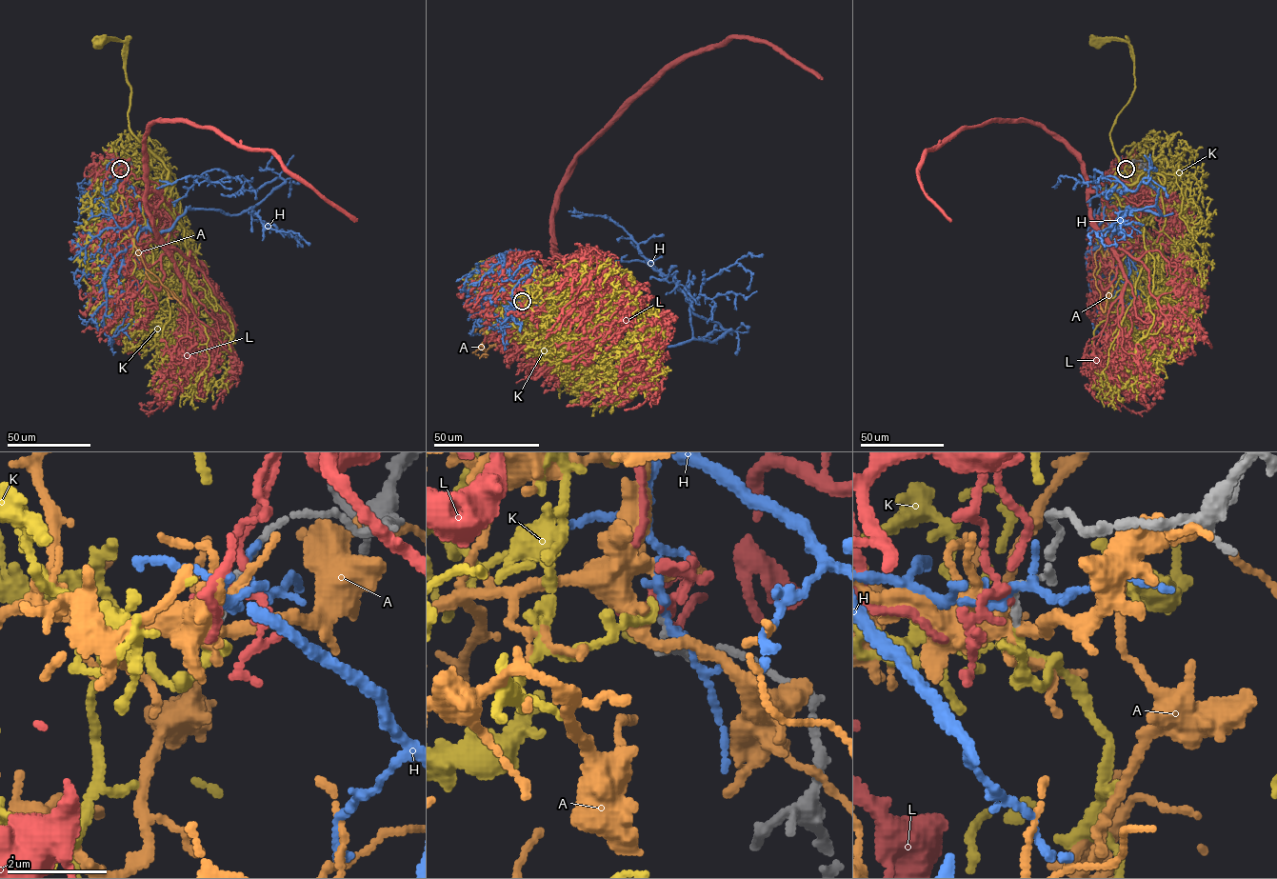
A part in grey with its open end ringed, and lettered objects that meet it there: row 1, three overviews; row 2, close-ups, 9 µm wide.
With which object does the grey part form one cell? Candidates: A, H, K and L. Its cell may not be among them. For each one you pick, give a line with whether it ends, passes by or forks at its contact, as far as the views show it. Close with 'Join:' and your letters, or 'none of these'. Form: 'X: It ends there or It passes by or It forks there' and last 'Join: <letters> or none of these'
K: It ends there
Join: K

